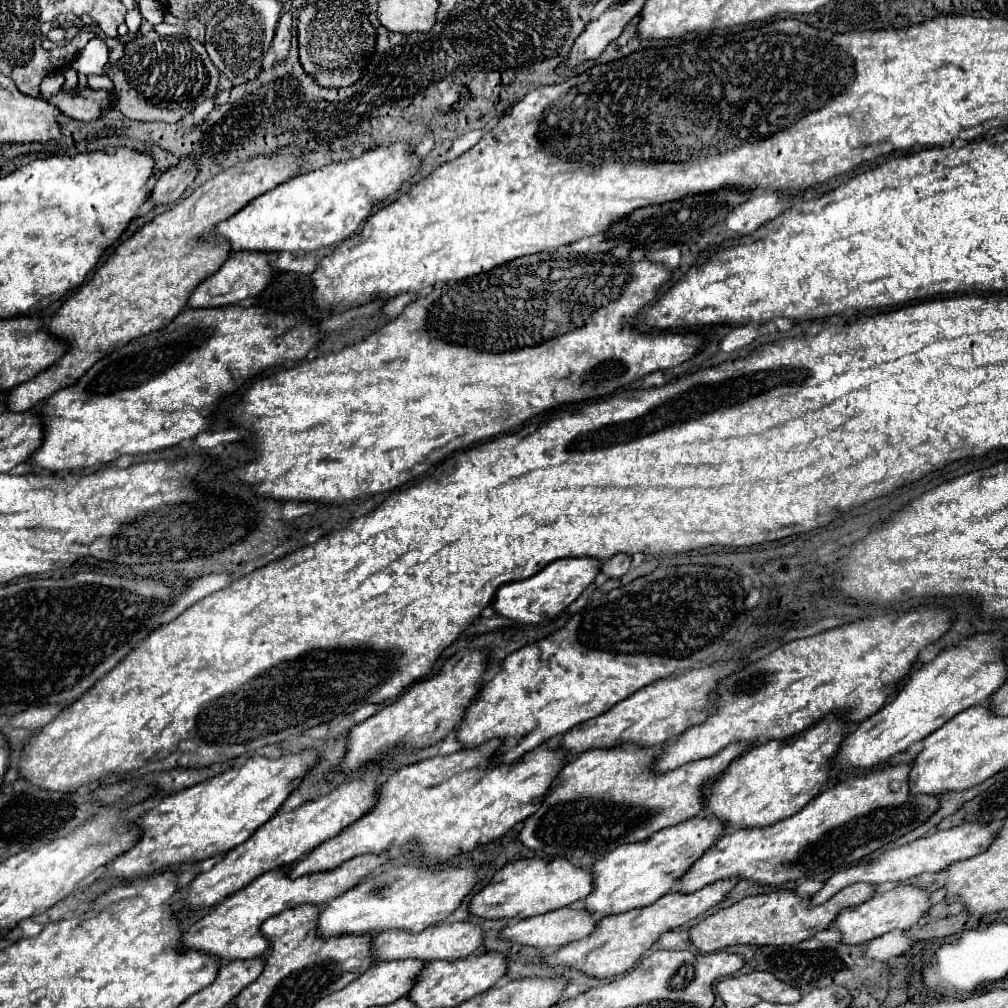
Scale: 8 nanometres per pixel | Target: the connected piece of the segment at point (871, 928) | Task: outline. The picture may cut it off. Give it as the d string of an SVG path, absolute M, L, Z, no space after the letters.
M899 885L887 893L875 893L869 901L855 905L851 909L843 909L835 921L833 921L833 929L837 929L841 933L841 943L845 945L863 945L875 937L881 937L889 931L907 931L909 927L913 927L929 909L929 893L925 893L919 887L913 885Z

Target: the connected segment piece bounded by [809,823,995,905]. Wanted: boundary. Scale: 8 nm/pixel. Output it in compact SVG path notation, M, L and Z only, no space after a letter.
M965 823L965 825L959 825L959 827L937 831L929 837L921 837L913 843L903 845L903 847L895 847L891 851L881 853L875 859L869 859L865 863L859 863L855 867L849 867L849 869L843 869L843 871L831 875L825 881L825 885L815 895L809 897L809 903L821 905L827 899L831 899L837 891L841 891L843 887L853 885L857 881L865 881L865 883L871 883L871 885L879 885L879 883L885 883L885 881L901 883L901 881L907 881L907 879L911 879L919 873L937 873L937 871L949 867L955 861L963 861L963 859L969 859L969 857L975 857L975 855L987 851L987 847L991 845L993 839L995 839L995 831L989 831L987 825L979 825L979 823Z

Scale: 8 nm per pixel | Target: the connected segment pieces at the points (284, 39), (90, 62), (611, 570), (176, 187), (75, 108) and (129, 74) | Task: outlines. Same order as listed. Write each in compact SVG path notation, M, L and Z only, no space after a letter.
M285 13L279 19L279 25L277 25L271 45L273 45L273 53L275 53L275 63L283 61L287 57L289 47L291 47L291 15L289 13Z
M91 39L87 43L87 47L79 53L79 57L73 59L71 67L77 71L77 73L83 73L83 75L103 75L103 67L107 65L107 47L101 39Z
M617 553L615 557L603 561L603 565L601 565L601 573L607 575L607 577L621 577L621 575L627 573L629 563L631 563L631 557L629 557L629 555L625 555L625 553Z
M185 159L173 169L161 173L149 195L149 201L153 203L153 207L161 207L177 201L185 193L185 189L193 183L197 169L199 167L191 159Z
M79 89L75 95L67 95L59 91L49 103L57 105L63 115L77 119L77 121L93 121L105 115L111 109L111 91L95 91L95 89Z
M151 31L145 37L129 43L125 55L105 67L105 73L115 83L117 95L113 107L129 119L179 123L207 97L219 93L219 69L211 63L201 41L183 35L161 37Z

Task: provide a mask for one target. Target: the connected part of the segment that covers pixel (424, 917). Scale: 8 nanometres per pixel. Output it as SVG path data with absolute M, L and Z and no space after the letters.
M415 865L383 867L383 871L373 873L353 889L323 905L317 919L317 931L321 939L331 939L339 935L375 935L391 929L419 933L453 913L475 883L475 865L445 867L441 871L421 869Z

